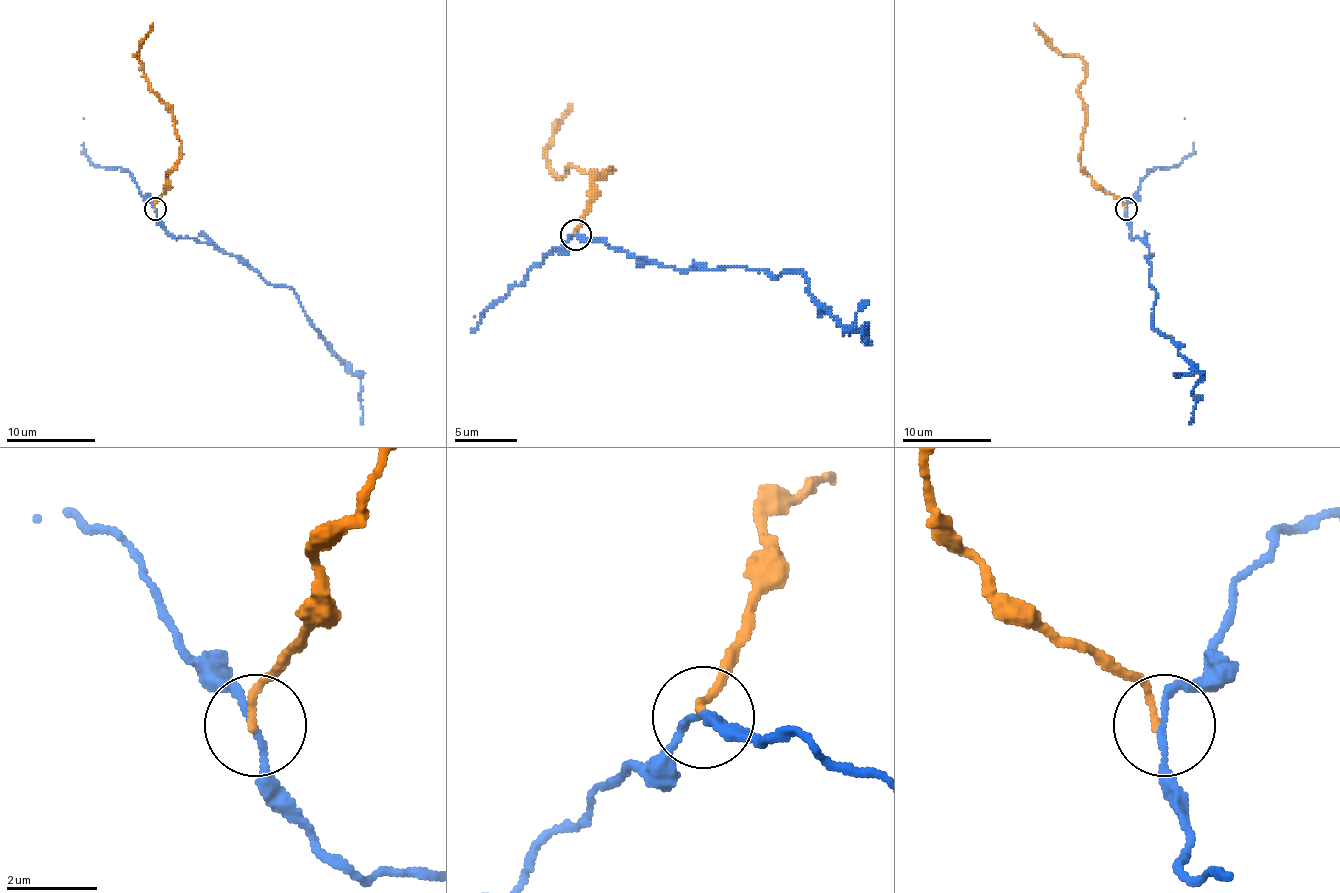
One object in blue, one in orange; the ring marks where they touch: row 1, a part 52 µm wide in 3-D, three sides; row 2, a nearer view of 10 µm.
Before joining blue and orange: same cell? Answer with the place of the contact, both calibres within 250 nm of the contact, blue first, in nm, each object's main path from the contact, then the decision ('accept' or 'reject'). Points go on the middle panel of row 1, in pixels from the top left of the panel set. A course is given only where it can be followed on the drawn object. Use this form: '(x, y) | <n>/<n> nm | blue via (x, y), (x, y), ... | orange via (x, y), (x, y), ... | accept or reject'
(575, 234) | 120/140 nm | blue via (574, 235), (684, 270), (734, 266), (765, 270), (778, 276), (799, 273), (809, 291), (865, 338), (865, 323) | orange via (574, 232), (593, 182), (612, 173), (571, 166), (559, 176), (546, 160), (571, 104) | reject

